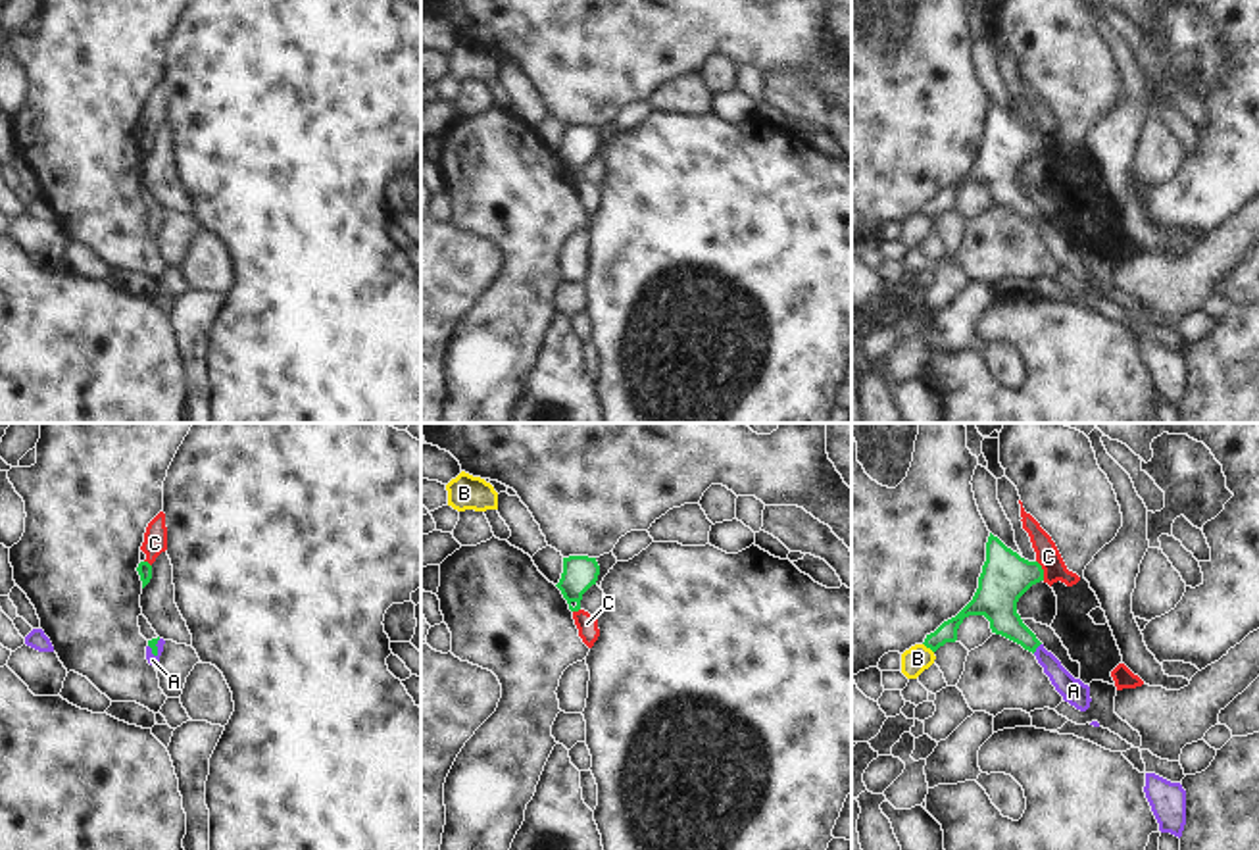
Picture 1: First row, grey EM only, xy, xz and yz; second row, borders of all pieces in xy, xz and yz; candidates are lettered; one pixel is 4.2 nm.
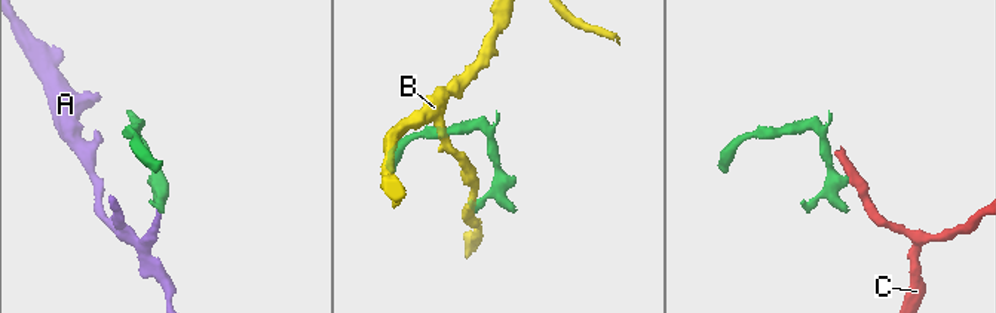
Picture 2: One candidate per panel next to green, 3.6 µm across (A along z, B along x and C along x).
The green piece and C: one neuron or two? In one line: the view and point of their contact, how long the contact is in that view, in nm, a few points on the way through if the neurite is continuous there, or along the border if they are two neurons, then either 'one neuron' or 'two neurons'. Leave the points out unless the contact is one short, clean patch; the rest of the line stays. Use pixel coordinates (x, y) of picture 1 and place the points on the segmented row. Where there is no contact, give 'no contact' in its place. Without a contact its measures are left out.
meets green in yz at (1042, 570); contact 90 nm long; border along yz (1036, 560), (1044, 579); two neurons

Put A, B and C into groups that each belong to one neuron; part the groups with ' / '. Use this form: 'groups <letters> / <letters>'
groups A / B / C

